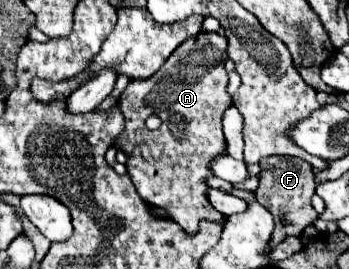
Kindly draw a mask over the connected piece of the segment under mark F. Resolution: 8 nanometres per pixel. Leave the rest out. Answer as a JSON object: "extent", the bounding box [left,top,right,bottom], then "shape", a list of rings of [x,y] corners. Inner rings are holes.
{"extent":[257,156,319,248],"shape":[[[267,156],[259,162],[261,174],[259,174],[259,190],[257,202],[263,204],[269,212],[273,212],[275,218],[275,230],[271,236],[271,248],[281,242],[285,236],[299,236],[305,226],[313,224],[319,214],[311,206],[311,196],[315,194],[315,174],[309,162],[301,158],[281,158],[281,156]]]}

